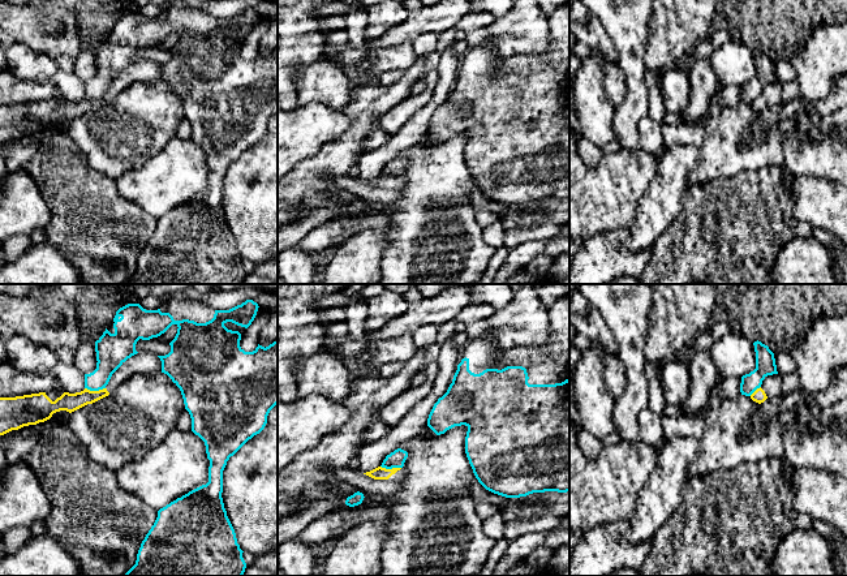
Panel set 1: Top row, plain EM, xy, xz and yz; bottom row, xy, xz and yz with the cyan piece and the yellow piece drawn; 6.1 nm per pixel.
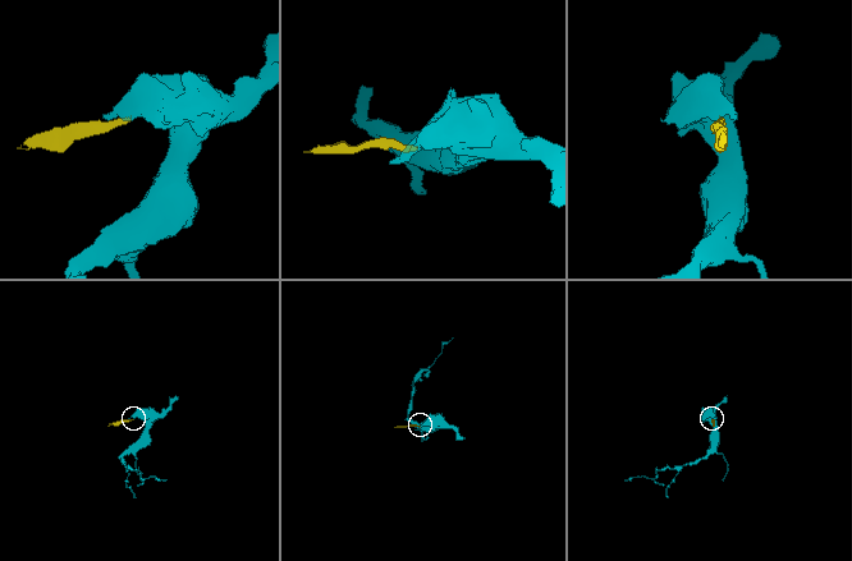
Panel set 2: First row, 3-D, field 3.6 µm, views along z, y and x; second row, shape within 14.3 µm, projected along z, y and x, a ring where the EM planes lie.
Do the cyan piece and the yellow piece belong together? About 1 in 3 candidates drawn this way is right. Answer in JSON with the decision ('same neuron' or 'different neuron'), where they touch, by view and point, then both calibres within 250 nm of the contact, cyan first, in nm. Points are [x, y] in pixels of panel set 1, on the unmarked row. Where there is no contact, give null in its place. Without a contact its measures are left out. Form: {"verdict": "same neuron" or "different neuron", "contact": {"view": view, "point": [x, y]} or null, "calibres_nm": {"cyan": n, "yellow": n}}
{"verdict": "different neuron", "contact": {"view": "xy", "point": [95, 98]}, "calibres_nm": {"cyan": 180, "yellow": 110}}

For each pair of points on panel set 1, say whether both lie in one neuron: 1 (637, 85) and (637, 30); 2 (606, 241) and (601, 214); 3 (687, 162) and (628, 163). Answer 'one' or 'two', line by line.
1: one
2: two
3: two

